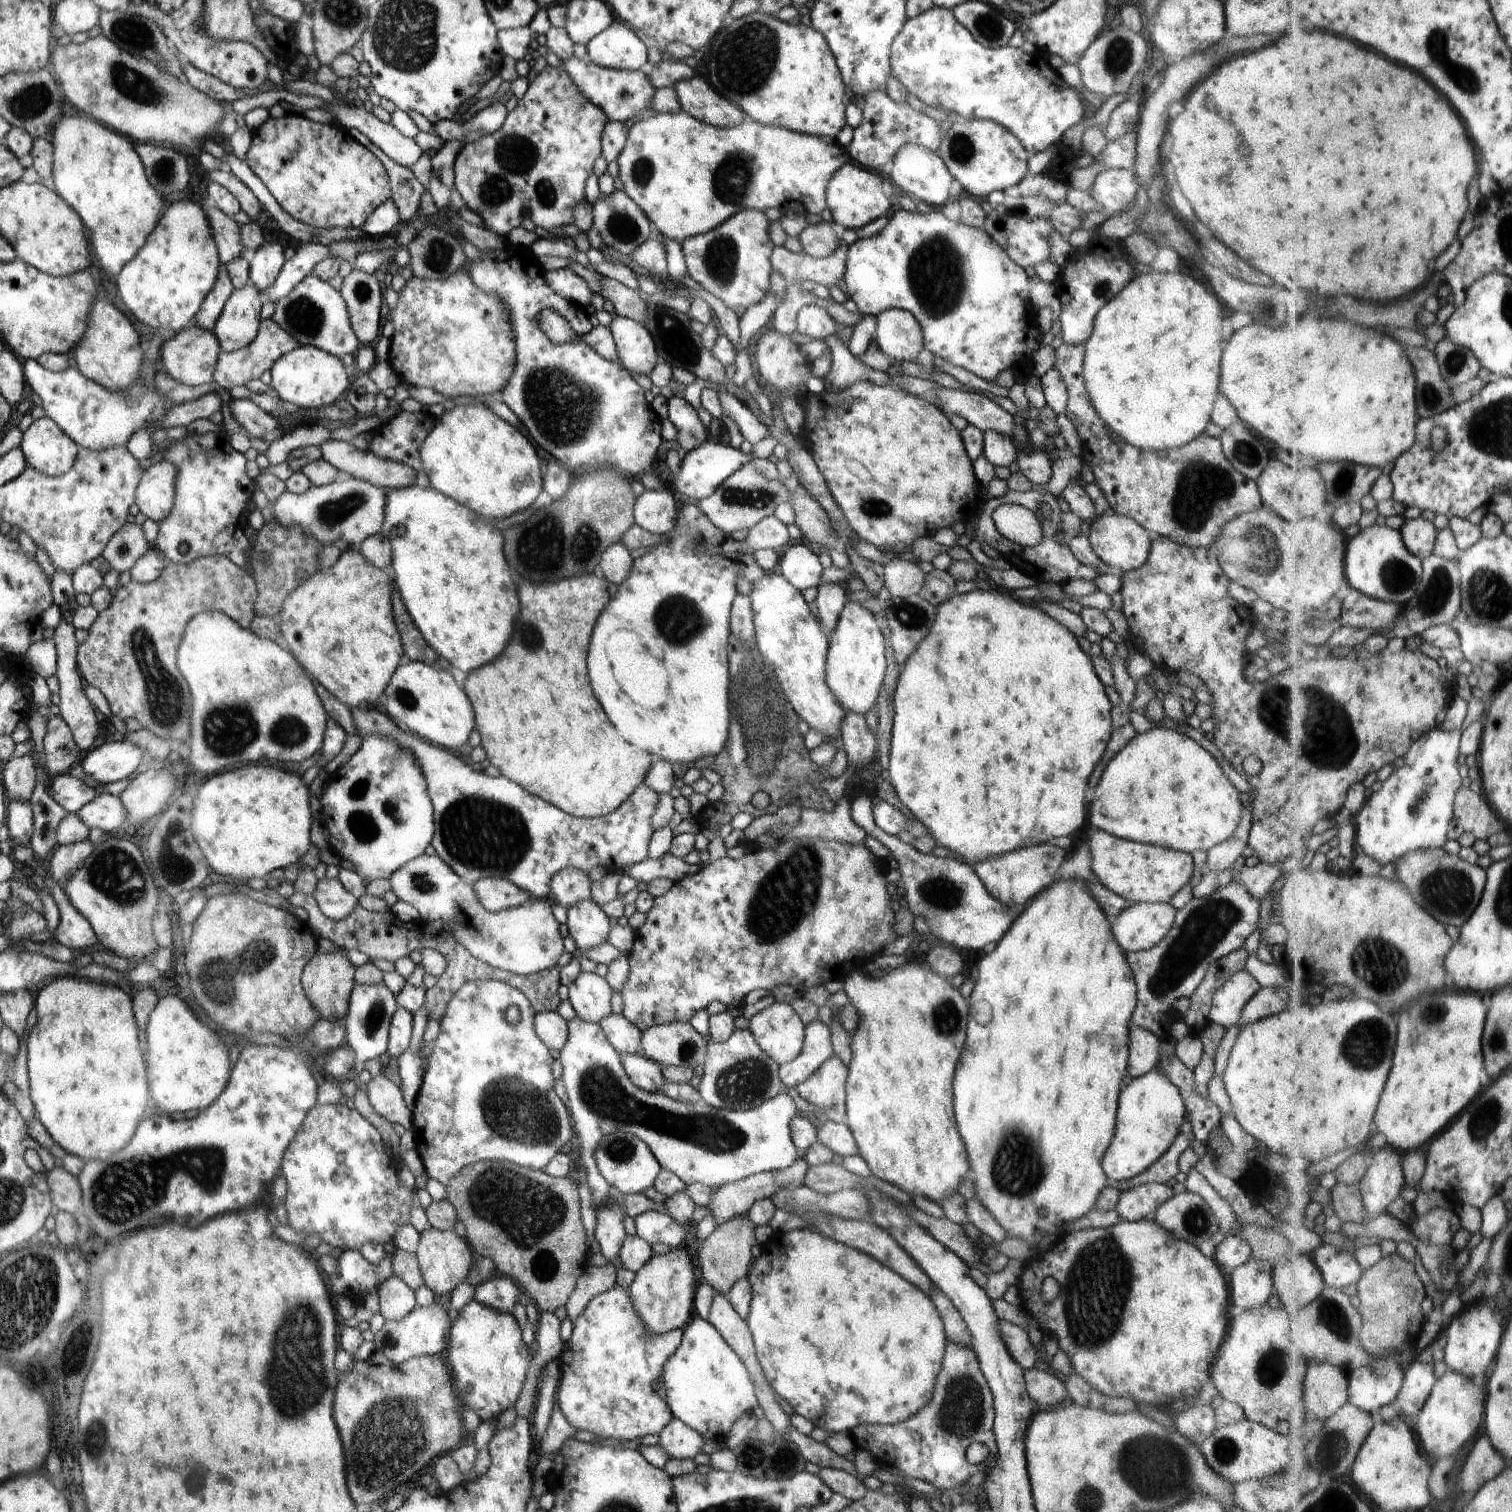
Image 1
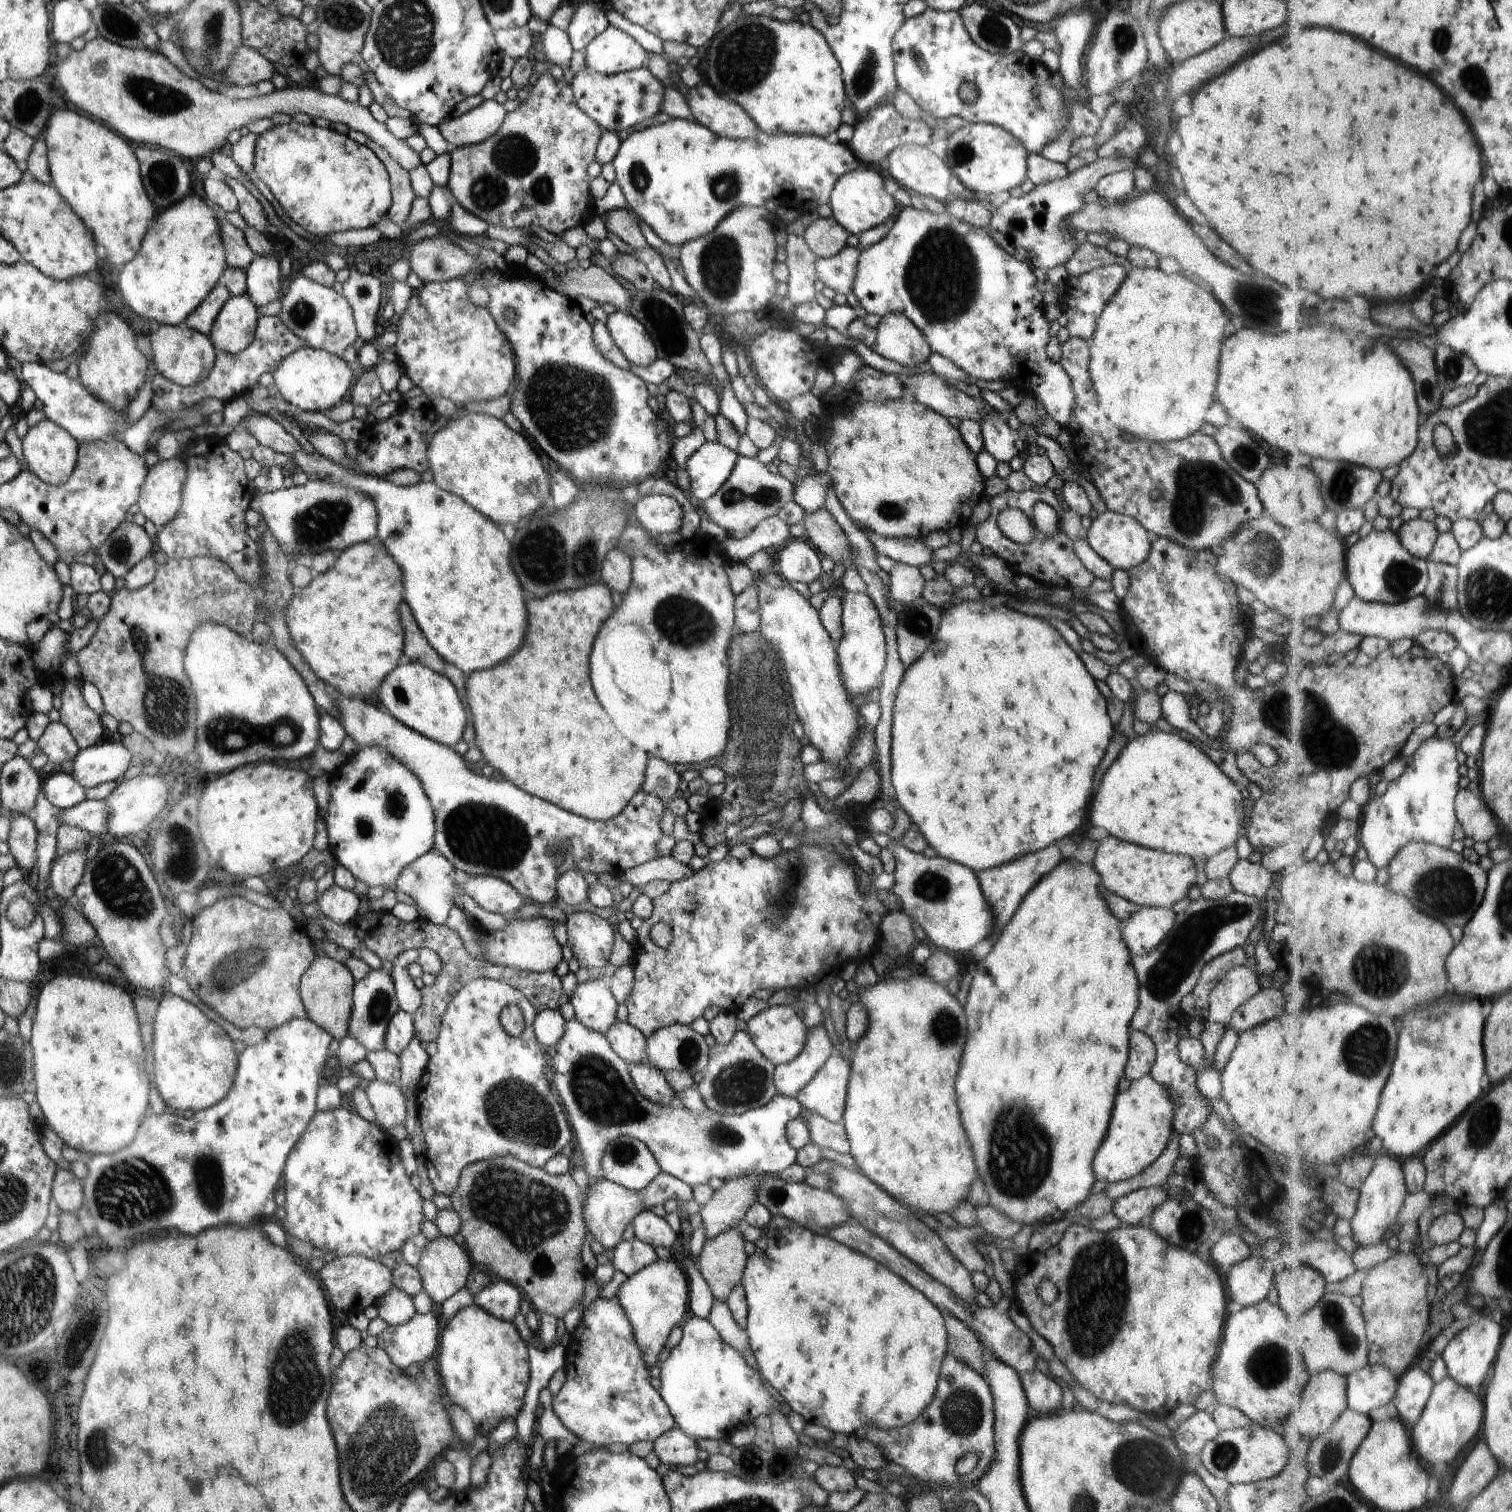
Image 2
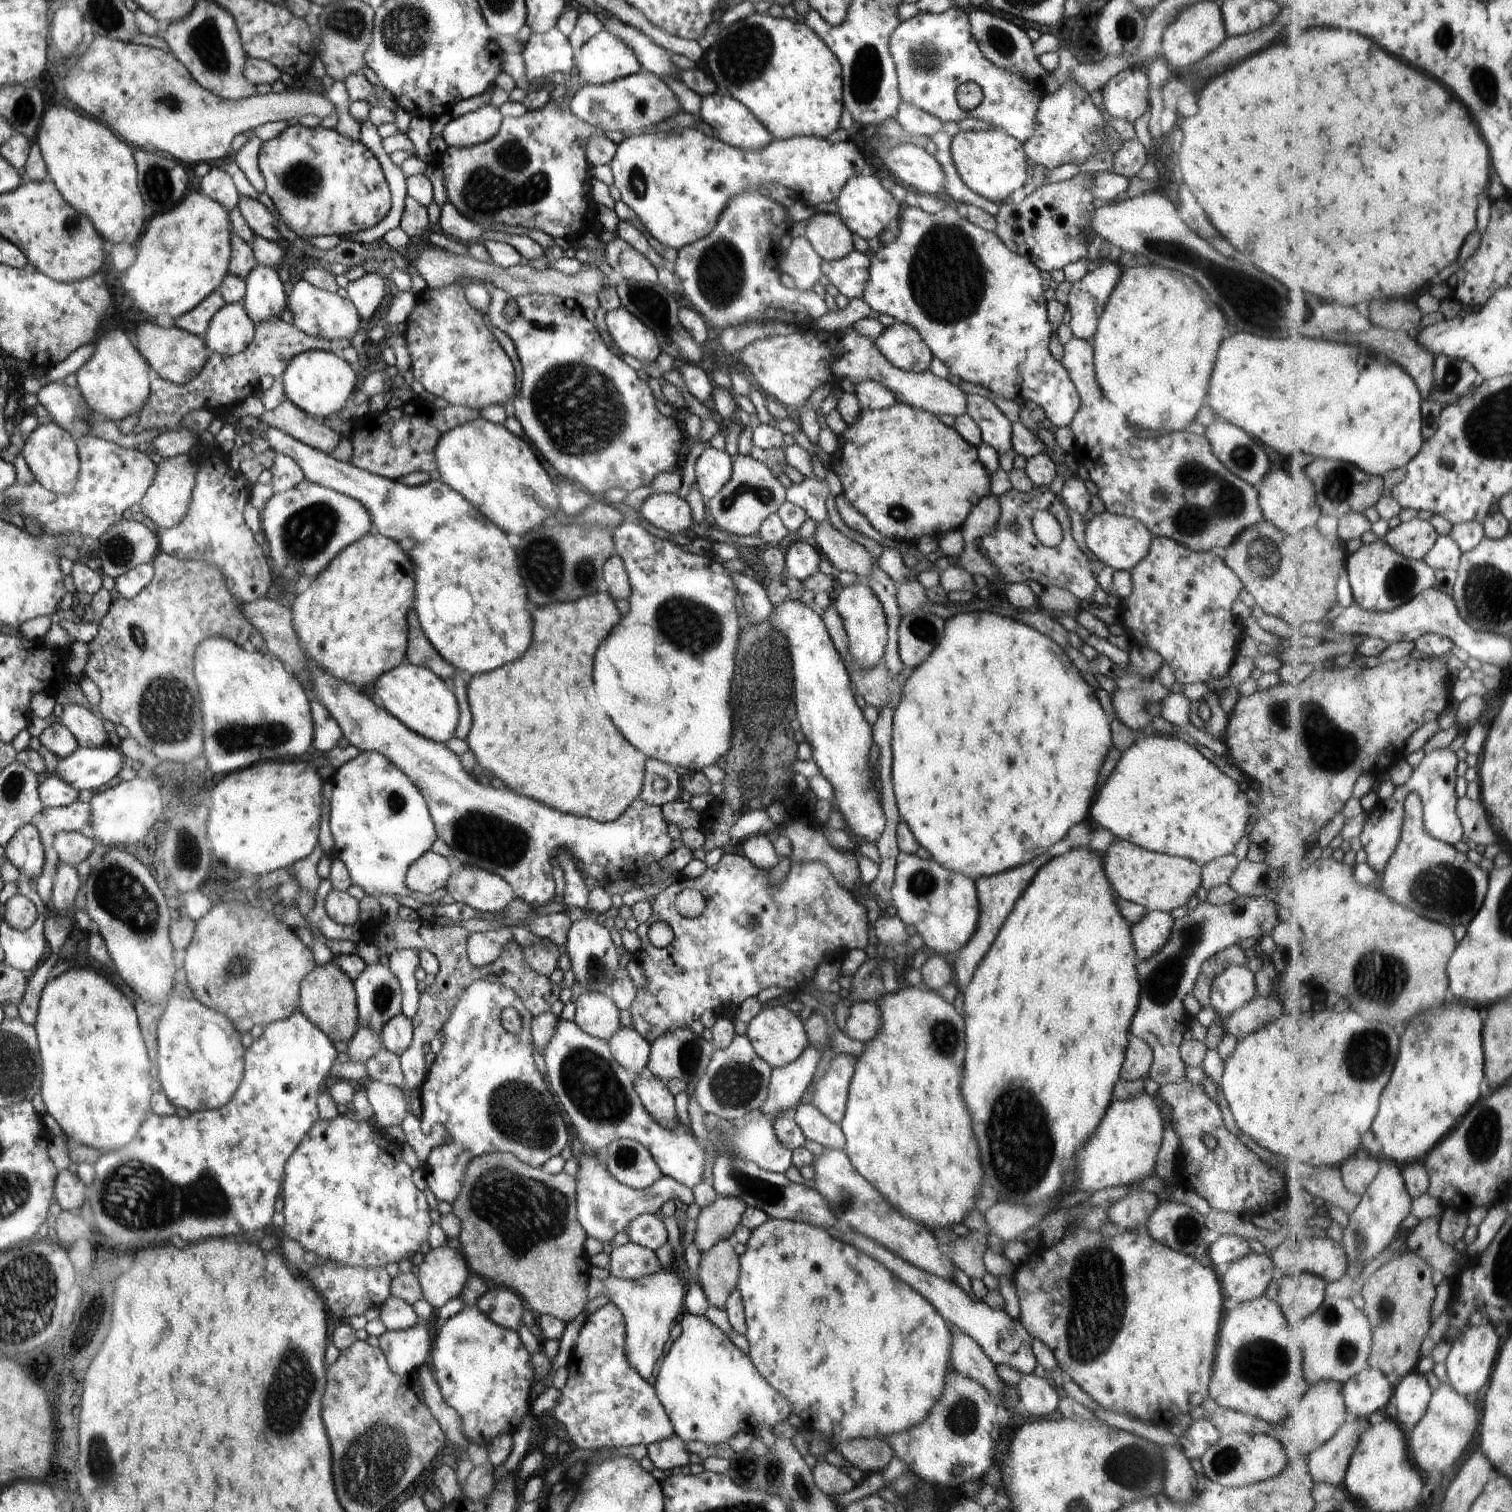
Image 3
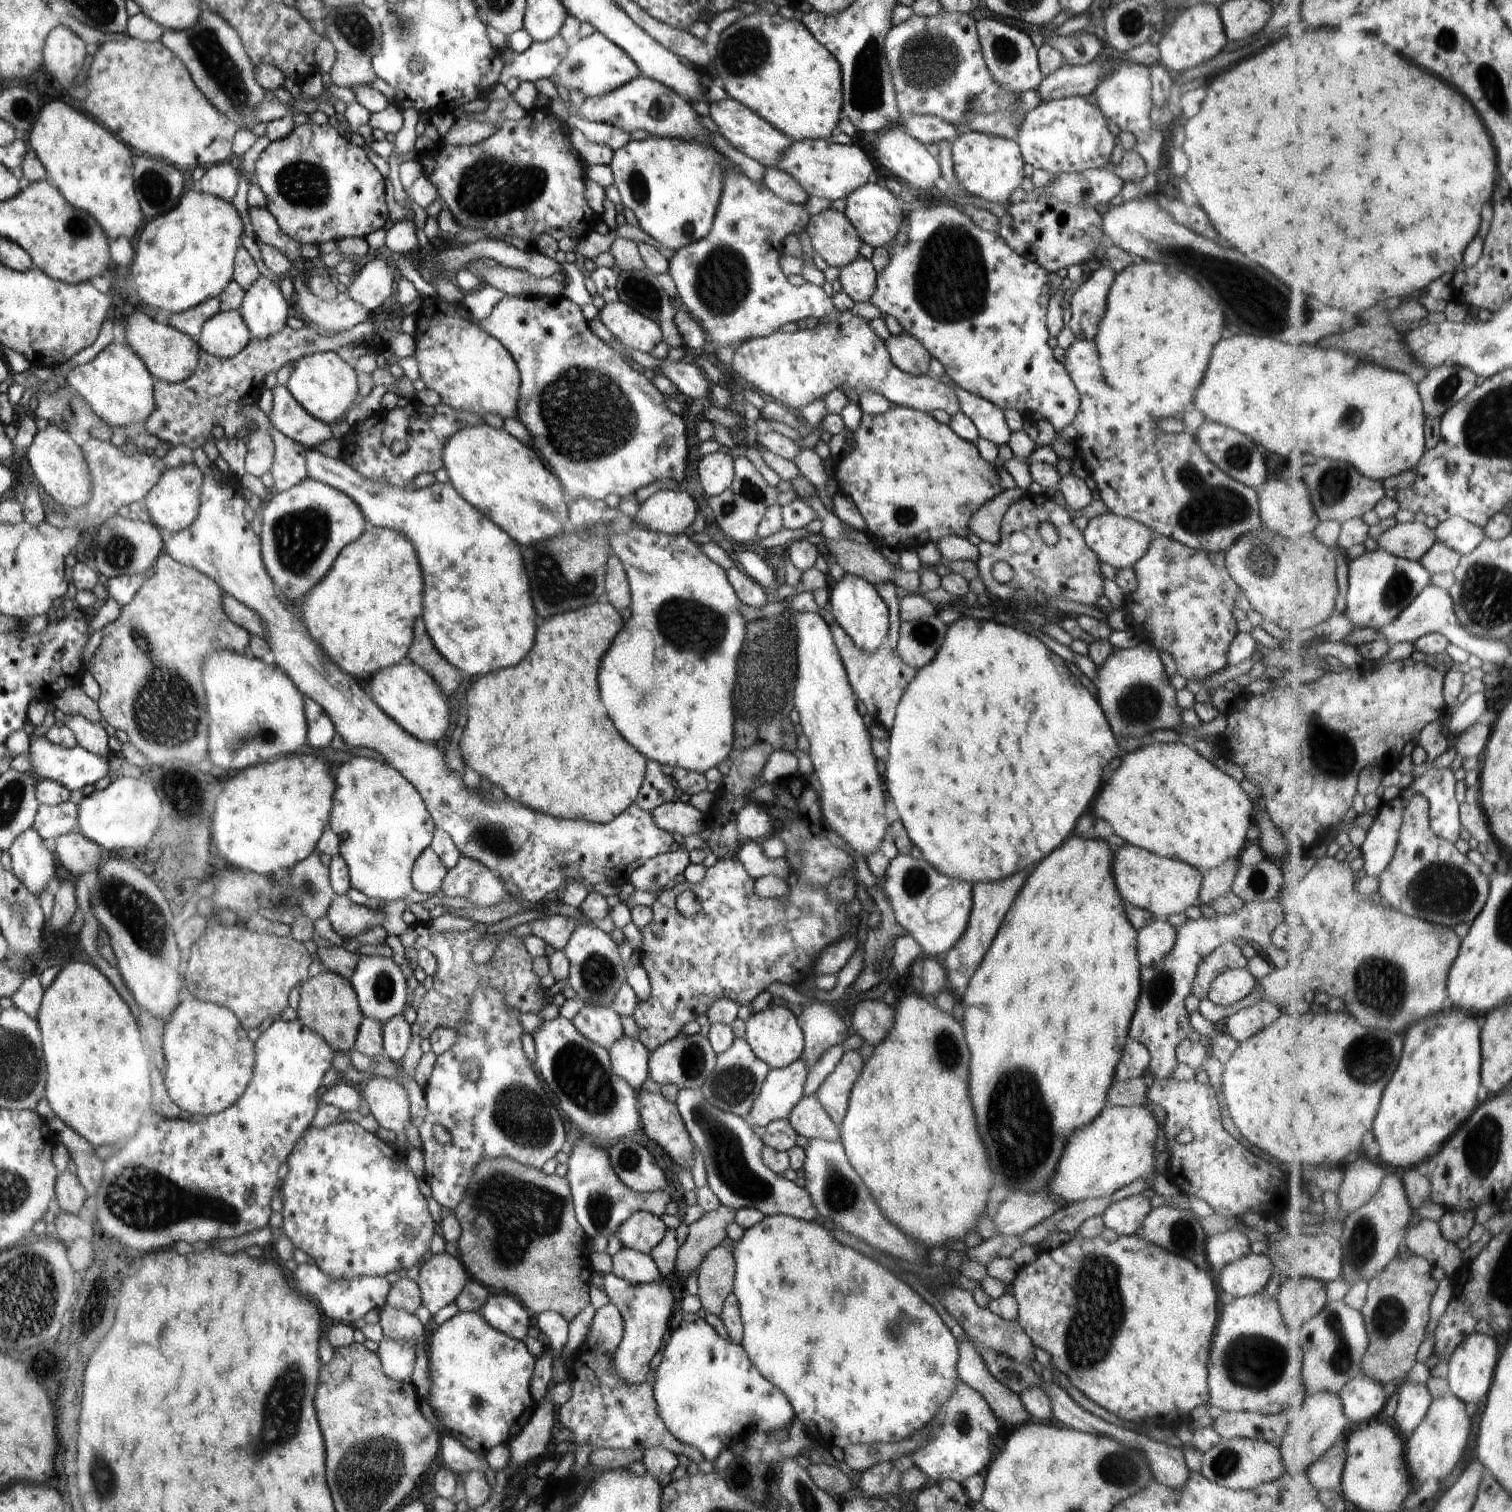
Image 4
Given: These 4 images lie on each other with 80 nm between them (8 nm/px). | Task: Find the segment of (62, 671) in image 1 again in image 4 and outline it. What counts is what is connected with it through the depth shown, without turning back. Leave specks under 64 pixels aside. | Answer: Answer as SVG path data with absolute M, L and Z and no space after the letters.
M70 715L66 726L77 738L78 747L104 758L113 755L108 747L109 736L104 729L104 723L91 723L82 715Z

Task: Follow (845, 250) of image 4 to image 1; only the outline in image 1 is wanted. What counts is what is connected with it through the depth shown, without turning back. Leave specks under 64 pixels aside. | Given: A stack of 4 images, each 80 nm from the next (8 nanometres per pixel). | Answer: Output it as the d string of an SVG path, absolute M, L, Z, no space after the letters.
M822 221L819 224L806 225L798 238L804 253L811 257L830 256L839 247L841 240L832 223Z

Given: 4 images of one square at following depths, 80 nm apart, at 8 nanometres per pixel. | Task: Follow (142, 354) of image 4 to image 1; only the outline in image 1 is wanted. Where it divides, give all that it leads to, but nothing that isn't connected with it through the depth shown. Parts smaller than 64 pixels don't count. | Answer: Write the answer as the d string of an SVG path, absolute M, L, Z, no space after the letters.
M192 327L181 330L170 339L162 342L159 358L161 366L164 371L167 371L168 376L181 385L195 387L206 383L210 384L213 381L213 372L220 352L220 343L213 332L208 332L200 327Z

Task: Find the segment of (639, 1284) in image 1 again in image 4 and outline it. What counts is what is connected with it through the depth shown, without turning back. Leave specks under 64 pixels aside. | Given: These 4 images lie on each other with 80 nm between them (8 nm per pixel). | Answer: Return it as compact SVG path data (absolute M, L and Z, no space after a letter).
M608 1273L602 1280L604 1292L621 1314L624 1321L622 1340L616 1348L611 1363L613 1373L618 1380L635 1385L646 1381L650 1363L658 1359L658 1350L662 1348L664 1333L668 1330L674 1302L673 1288L670 1276L650 1284L633 1285L615 1274Z

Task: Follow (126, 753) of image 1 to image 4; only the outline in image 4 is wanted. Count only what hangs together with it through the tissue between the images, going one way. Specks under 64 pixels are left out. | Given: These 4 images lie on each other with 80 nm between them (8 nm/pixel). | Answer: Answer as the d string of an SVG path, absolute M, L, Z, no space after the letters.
M35 735L30 737L28 754L32 768L29 771L35 778L40 777L44 780L50 779L57 782L68 790L82 790L88 784L102 785L100 778L108 774L108 762L110 757L104 758L82 747L64 748L63 746L53 743L46 735Z

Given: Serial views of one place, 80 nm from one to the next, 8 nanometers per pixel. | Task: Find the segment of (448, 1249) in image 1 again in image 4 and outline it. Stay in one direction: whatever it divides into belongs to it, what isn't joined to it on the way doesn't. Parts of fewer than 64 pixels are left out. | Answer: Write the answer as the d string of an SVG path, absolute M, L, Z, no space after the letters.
M446 1252L434 1255L420 1266L416 1284L421 1292L421 1301L434 1317L444 1306L452 1304L470 1280L465 1266L458 1256Z

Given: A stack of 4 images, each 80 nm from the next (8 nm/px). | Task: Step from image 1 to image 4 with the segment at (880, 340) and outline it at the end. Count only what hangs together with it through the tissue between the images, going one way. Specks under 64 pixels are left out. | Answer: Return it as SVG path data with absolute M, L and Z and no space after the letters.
M906 332L900 336L891 334L884 344L896 368L914 376L930 374L930 353L912 335Z

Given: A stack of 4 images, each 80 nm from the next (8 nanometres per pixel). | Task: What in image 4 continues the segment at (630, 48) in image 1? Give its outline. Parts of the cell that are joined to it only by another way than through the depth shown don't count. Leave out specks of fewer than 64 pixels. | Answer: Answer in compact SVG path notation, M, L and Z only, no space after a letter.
M594 31L591 35L568 44L564 60L554 69L554 74L549 79L569 102L572 92L580 92L585 99L595 99L623 87L640 74L640 69L625 50Z

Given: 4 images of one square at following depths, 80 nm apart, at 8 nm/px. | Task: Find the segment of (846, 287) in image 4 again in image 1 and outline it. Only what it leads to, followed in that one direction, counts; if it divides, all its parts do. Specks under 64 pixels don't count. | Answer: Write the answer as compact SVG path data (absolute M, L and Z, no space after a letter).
M841 244L834 253L827 257L797 255L785 246L775 246L770 257L773 268L784 275L787 286L802 279L813 280L827 287L838 286L845 277L847 244Z

